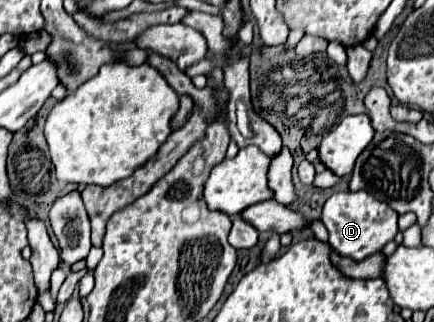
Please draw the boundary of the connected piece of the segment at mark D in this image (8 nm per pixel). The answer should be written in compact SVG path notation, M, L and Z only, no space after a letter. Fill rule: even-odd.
M336 192L332 194L322 210L322 222L328 228L330 234L330 246L350 260L364 260L370 254L376 254L382 250L382 246L390 240L394 240L398 232L398 214L386 206L384 202L372 198L368 192Z

